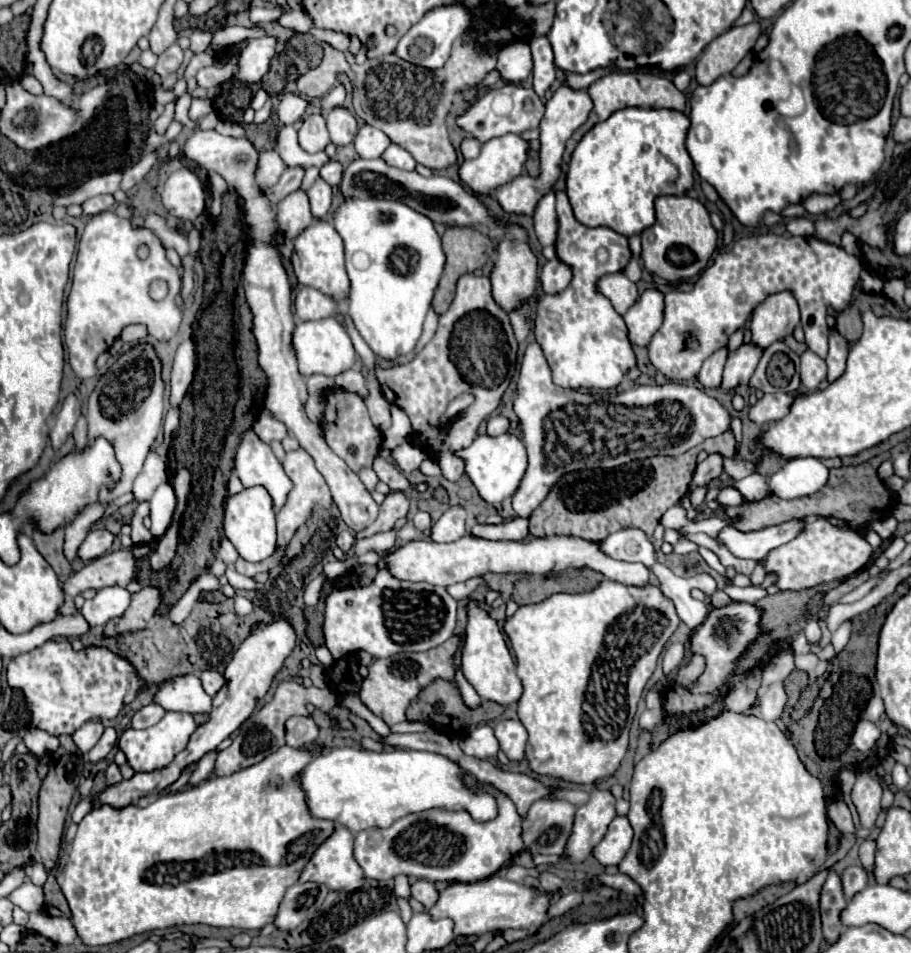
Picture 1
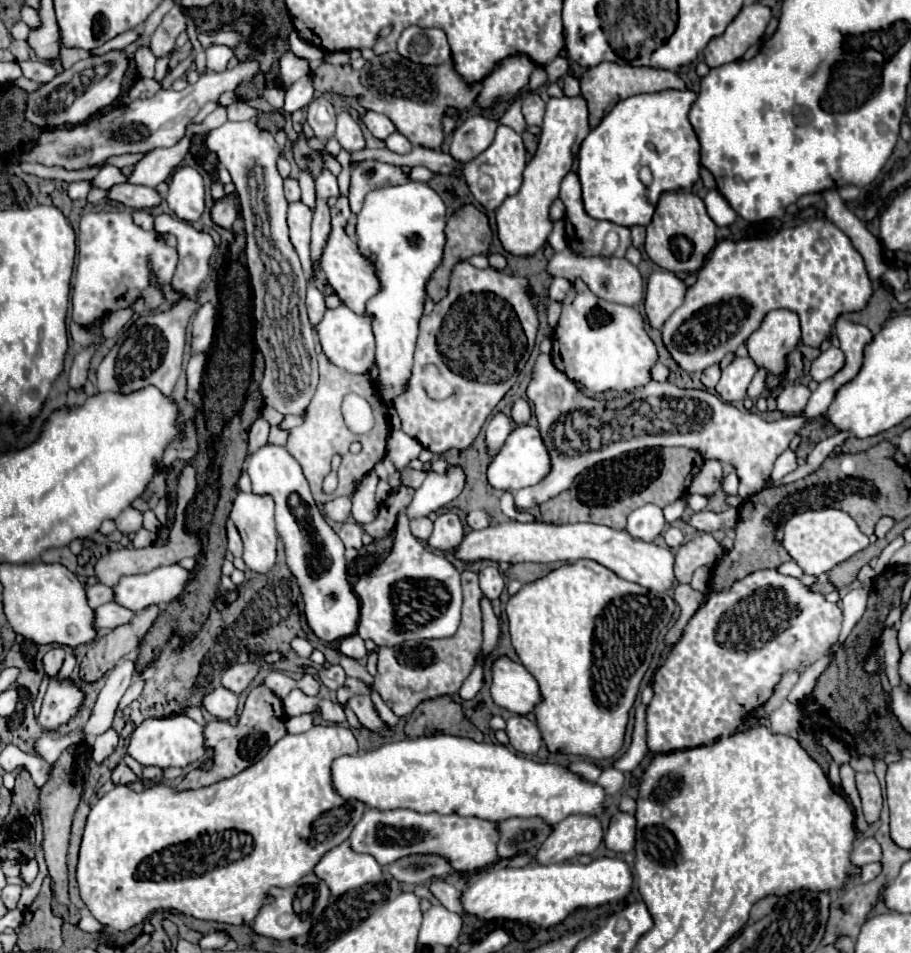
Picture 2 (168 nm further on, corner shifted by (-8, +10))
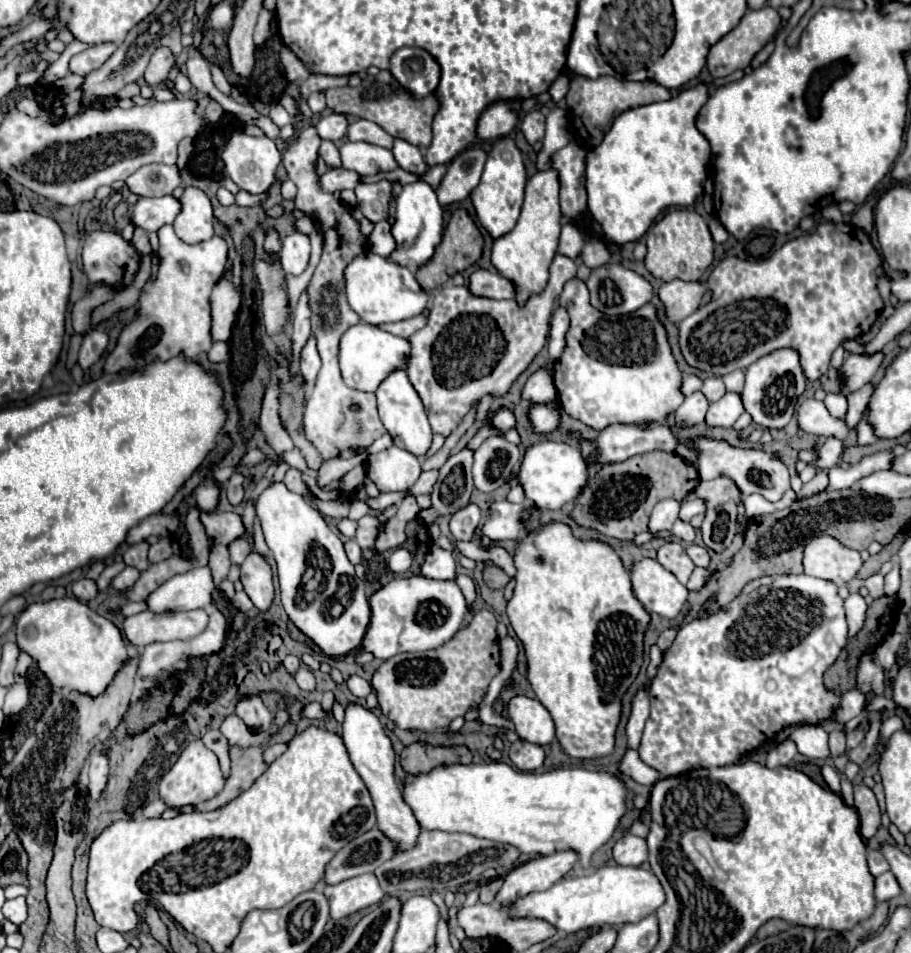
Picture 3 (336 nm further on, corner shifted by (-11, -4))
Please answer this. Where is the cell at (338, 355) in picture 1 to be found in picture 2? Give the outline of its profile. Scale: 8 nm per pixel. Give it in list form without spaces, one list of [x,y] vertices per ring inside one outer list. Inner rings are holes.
[[[345,304],[337,308],[329,308],[319,324],[313,326],[313,332],[317,340],[321,342],[323,354],[339,368],[353,372],[353,374],[365,374],[369,366],[373,364],[373,330],[371,330],[371,318],[357,316],[353,310],[349,310]]]

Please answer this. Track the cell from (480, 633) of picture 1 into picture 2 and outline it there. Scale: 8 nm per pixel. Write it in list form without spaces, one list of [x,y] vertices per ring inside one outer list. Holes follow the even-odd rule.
[[[499,656],[491,666],[491,696],[495,704],[515,714],[529,714],[541,700],[537,680],[523,664]]]

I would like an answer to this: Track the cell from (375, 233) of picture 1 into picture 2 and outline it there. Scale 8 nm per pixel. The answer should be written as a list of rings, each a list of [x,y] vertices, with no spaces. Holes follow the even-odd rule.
[[[407,182],[401,186],[389,186],[371,190],[363,202],[361,212],[355,216],[355,242],[359,252],[371,260],[381,290],[367,302],[367,314],[373,320],[373,334],[375,334],[375,360],[379,364],[379,382],[381,382],[381,398],[393,400],[405,388],[405,382],[411,374],[413,366],[413,352],[417,346],[419,336],[419,322],[423,318],[423,308],[427,300],[427,282],[431,274],[439,268],[443,260],[443,246],[445,246],[445,204],[423,182]]]

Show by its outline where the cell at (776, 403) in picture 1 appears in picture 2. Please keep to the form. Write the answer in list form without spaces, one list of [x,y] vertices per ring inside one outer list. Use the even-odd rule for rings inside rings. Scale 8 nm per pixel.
[[[785,384],[777,394],[777,410],[783,414],[801,414],[811,396],[811,390],[805,384]]]

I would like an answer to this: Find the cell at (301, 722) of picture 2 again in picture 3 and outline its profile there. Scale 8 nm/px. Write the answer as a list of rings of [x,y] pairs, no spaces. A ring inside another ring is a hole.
[[[270,744],[270,746],[264,750],[264,762],[270,766],[284,750],[286,750],[286,744]]]

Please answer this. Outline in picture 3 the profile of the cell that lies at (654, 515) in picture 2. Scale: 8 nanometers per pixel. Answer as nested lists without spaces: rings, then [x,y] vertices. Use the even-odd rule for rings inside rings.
[[[666,498],[666,500],[660,500],[654,510],[652,510],[652,516],[650,516],[650,532],[660,532],[660,530],[670,530],[674,520],[678,518],[678,512],[680,512],[680,504],[678,500],[672,500],[672,498]]]

